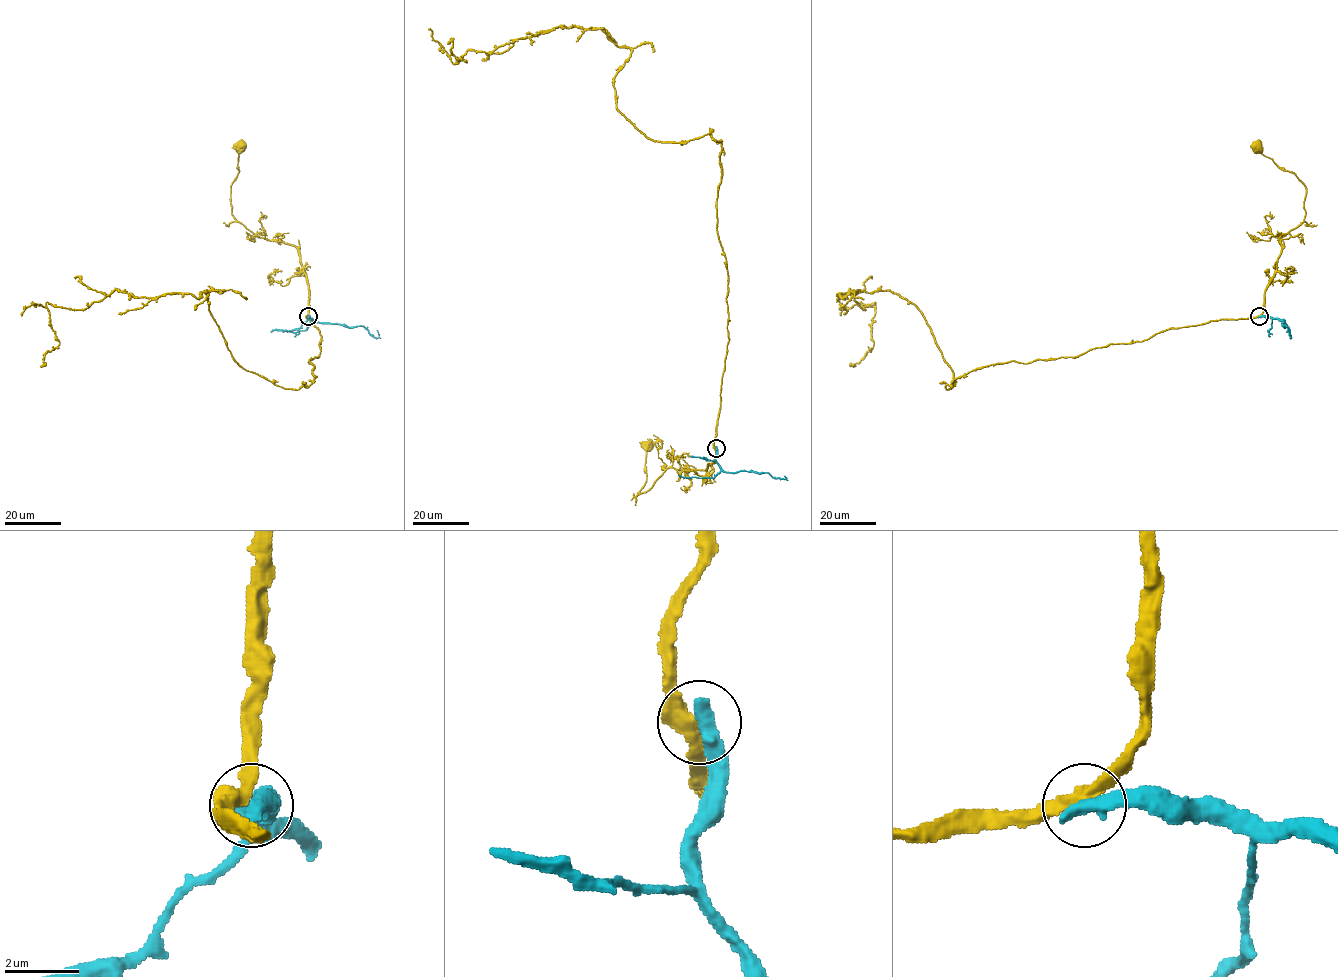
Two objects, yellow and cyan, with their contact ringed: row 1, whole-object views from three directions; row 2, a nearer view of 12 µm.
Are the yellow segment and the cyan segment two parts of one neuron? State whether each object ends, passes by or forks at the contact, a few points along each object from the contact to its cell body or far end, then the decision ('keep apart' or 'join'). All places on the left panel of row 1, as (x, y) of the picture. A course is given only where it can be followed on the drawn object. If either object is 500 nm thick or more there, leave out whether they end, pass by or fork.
yellow passes by; cyan ends there; yellow runs (308, 316), (308, 279), (297, 248), (280, 240), (255, 235), (231, 214), (231, 185), (239, 172), (240, 145); cyan runs (308, 316), (319, 323), (361, 326), (376, 338), (379, 336), (377, 330); keep apart

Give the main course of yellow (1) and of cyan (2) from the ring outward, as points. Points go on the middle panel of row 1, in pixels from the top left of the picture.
1: (715, 447), (715, 459), (704, 469), (669, 467), (654, 484), (638, 495), (646, 480), (645, 442), (647, 445)
2: (716, 447), (715, 461), (726, 472), (752, 471), (786, 478), (784, 476)

